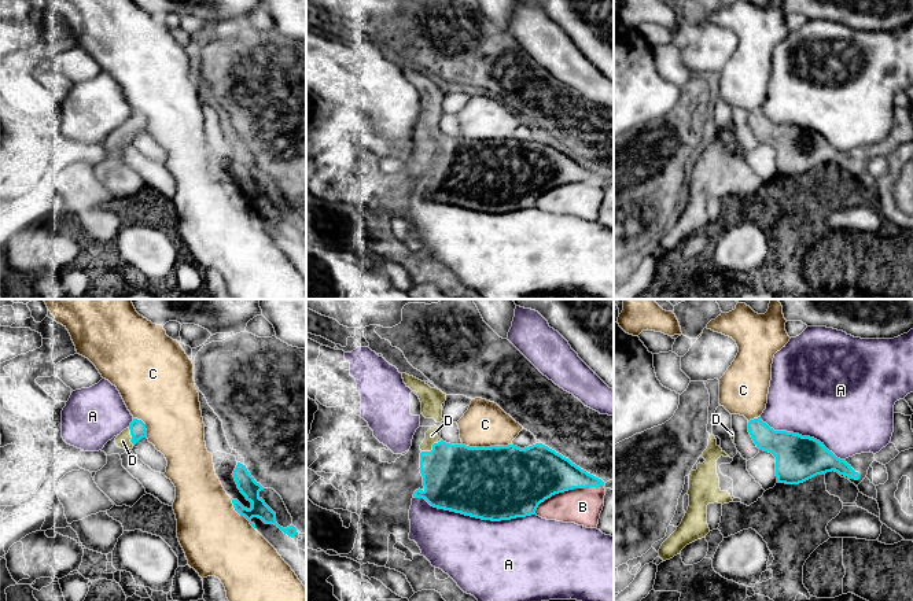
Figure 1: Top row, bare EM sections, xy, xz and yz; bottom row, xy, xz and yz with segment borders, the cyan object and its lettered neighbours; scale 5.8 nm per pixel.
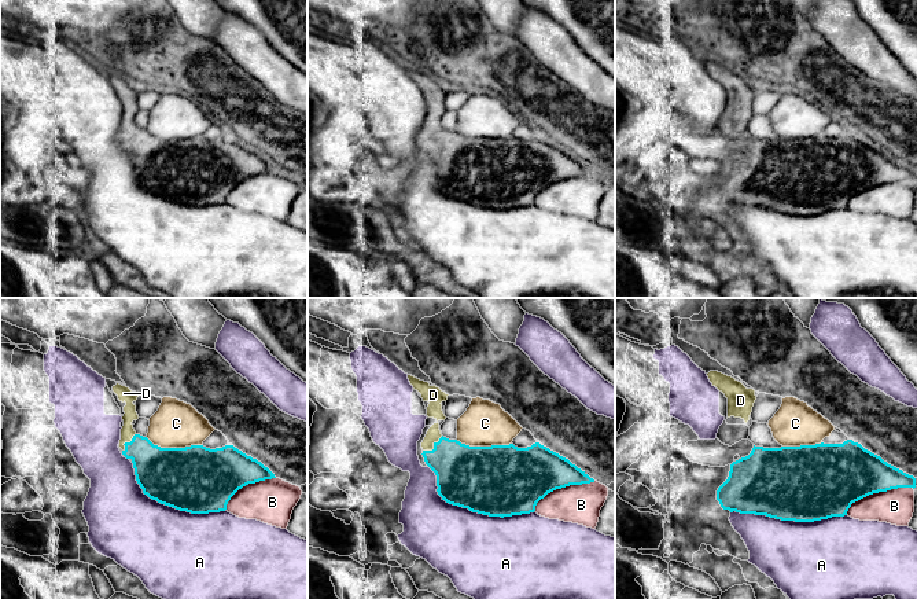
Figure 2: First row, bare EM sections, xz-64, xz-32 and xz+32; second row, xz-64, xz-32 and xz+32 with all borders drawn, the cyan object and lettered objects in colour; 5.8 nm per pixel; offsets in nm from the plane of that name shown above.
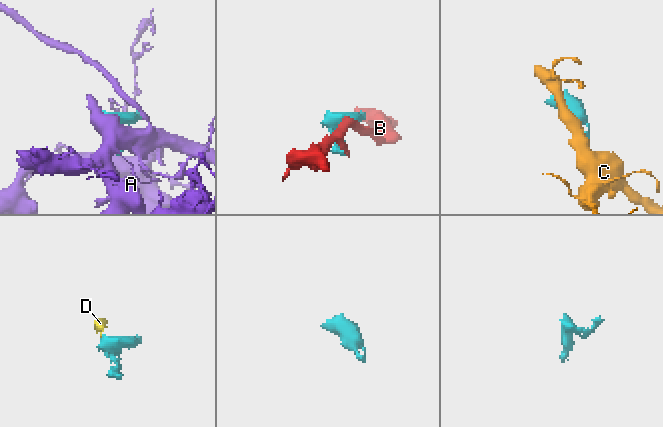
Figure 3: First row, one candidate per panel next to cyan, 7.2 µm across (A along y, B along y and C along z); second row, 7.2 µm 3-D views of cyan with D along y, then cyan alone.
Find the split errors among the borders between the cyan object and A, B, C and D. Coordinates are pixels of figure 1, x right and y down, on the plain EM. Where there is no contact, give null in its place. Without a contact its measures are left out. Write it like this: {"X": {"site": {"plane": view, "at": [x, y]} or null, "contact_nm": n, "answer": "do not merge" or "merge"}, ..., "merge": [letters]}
{"A": {"site": {"plane": "xz", "at": [474, 209]}, "contact_nm": 700, "answer": "do not merge"}, "B": {"site": {"plane": "xz", "at": [566, 183]}, "contact_nm": 440, "answer": "do not merge"}, "C": {"site": {"plane": "xz", "at": [488, 140]}, "contact_nm": 280, "answer": "do not merge"}, "D": {"site": {"plane": "xz", "at": [433, 140]}, "contact_nm": 140, "answer": "merge"}, "merge": ["D"]}

